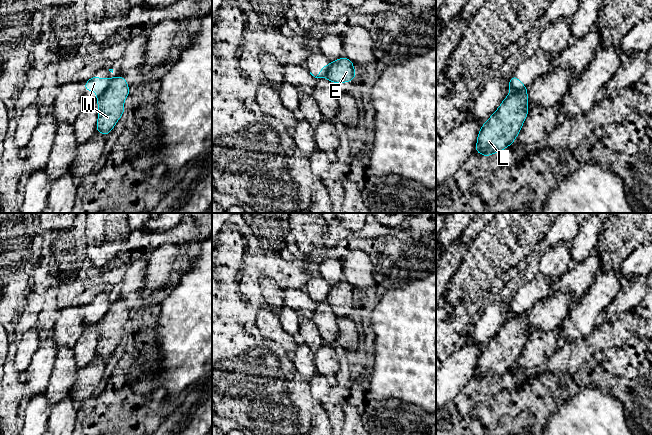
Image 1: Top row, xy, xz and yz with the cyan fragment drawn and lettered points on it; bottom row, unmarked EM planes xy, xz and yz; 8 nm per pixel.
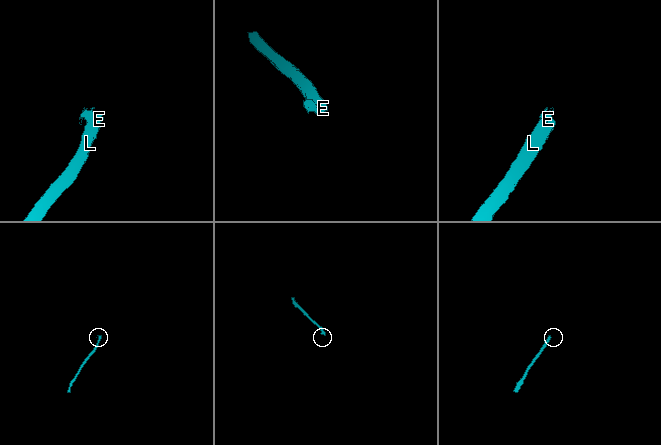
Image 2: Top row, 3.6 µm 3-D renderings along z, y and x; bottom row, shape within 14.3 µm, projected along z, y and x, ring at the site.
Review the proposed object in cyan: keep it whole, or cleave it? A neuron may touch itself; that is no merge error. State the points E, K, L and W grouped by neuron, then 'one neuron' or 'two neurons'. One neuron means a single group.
E L W / K; two neurons

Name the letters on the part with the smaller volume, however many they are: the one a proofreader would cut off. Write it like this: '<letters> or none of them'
K

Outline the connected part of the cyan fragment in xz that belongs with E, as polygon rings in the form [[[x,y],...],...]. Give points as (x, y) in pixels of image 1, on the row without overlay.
[[[347,281],[331,285],[328,292],[327,304],[331,307],[349,307],[356,303],[354,287]]]

